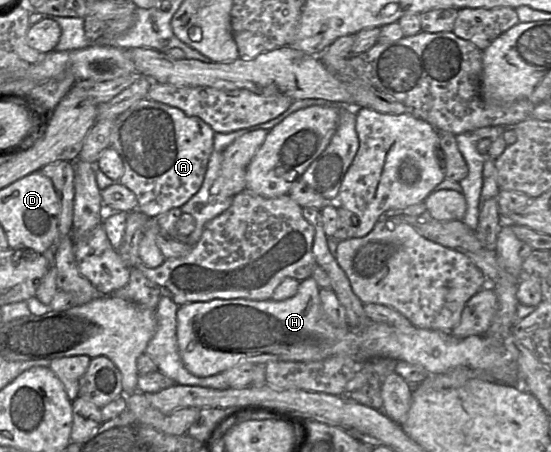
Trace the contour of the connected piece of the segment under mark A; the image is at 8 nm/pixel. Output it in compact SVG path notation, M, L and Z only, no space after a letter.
M143 98L133 104L129 109L120 114L114 122L112 132L110 135L110 147L115 149L119 156L122 159L124 166L124 173L119 179L119 183L129 188L137 197L138 207L137 209L141 211L148 217L156 218L160 214L163 214L175 207L181 207L184 205L193 195L195 195L200 187L202 186L204 176L206 173L206 169L208 166L209 158L213 151L213 143L214 143L214 130L202 119L197 116L189 116L185 114L179 108L169 106L167 104L157 102L154 100L150 100L149 98Z

